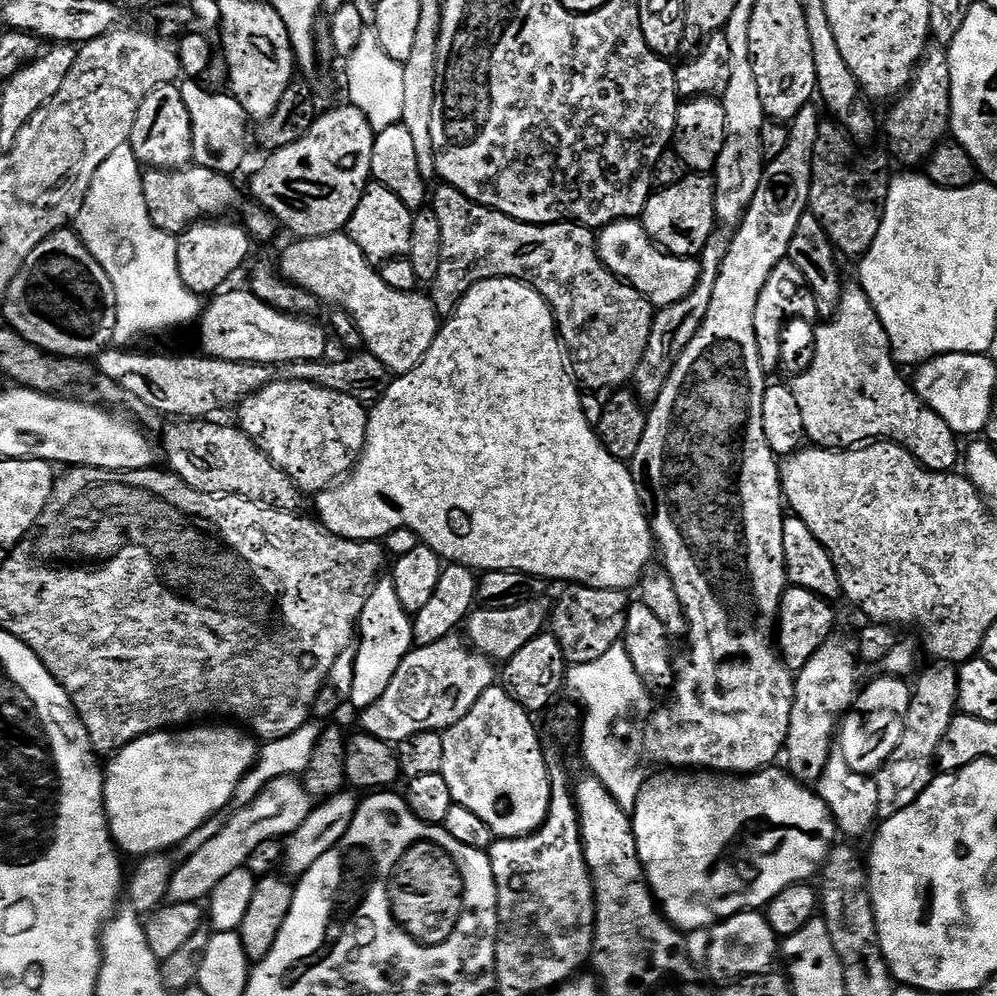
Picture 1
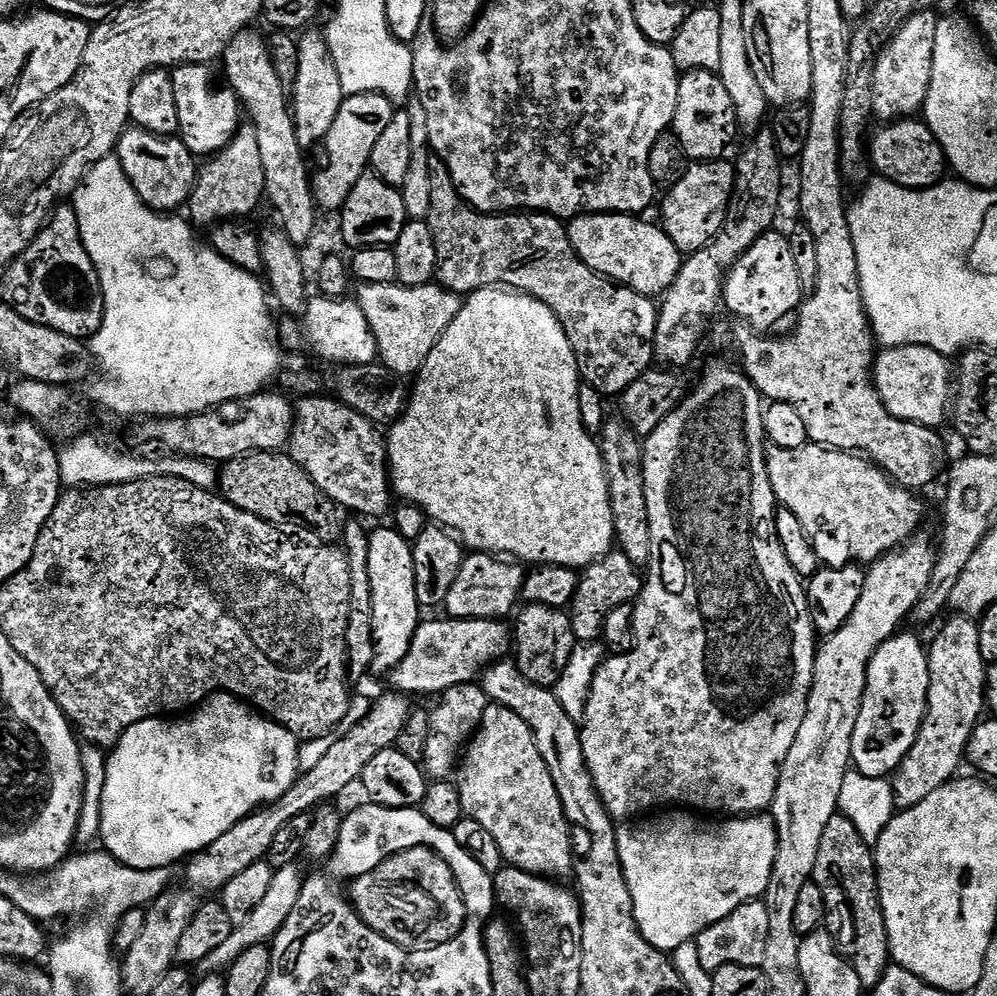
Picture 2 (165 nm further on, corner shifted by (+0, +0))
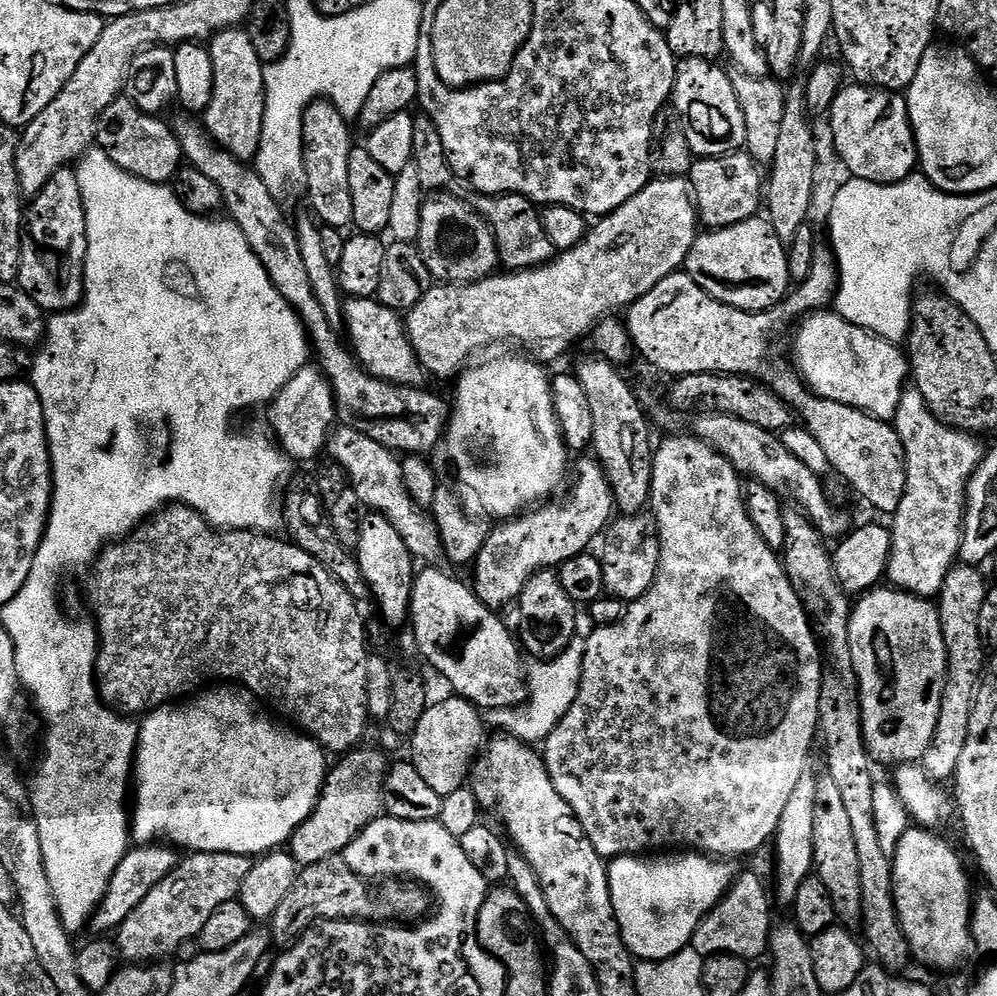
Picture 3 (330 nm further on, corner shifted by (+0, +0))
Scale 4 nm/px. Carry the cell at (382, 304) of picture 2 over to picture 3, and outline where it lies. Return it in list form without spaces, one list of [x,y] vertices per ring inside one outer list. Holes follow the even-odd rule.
[[[652,178],[649,179],[641,192],[634,194],[634,198],[630,198],[630,202],[626,202],[618,210],[609,212],[606,216],[601,216],[595,221],[596,224],[587,229],[586,235],[578,246],[574,246],[568,252],[559,253],[551,262],[542,264],[538,268],[526,268],[523,270],[513,271],[508,276],[500,276],[501,274],[493,274],[487,276],[478,284],[446,284],[437,283],[428,289],[428,293],[422,298],[422,302],[418,302],[418,306],[414,306],[411,312],[406,316],[406,327],[408,337],[414,346],[414,354],[418,358],[418,362],[423,366],[425,373],[437,376],[440,380],[455,381],[460,373],[469,367],[471,358],[475,352],[480,352],[483,348],[488,348],[491,344],[500,344],[503,340],[513,340],[516,344],[521,344],[523,351],[529,357],[535,358],[541,362],[549,362],[548,360],[556,360],[571,344],[576,344],[580,339],[587,337],[589,333],[595,329],[601,320],[609,319],[610,314],[616,314],[621,310],[631,308],[632,303],[638,298],[642,298],[642,294],[650,294],[650,290],[654,290],[654,286],[658,286],[658,282],[662,282],[662,278],[666,278],[672,272],[679,272],[683,269],[684,260],[690,254],[690,246],[694,246],[698,235],[698,213],[696,210],[696,201],[692,194],[692,185],[684,178]]]

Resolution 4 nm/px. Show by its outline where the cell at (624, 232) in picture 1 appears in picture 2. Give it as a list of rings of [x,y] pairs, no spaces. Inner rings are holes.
[[[585,214],[575,217],[567,225],[570,246],[600,276],[632,288],[638,294],[653,298],[663,297],[669,286],[678,278],[682,253],[664,232],[659,223],[647,224],[636,214]]]

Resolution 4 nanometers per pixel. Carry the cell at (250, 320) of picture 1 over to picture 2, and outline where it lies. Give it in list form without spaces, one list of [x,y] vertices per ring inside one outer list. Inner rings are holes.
[[[313,296],[307,301],[300,318],[300,324],[296,318],[288,318],[284,325],[279,325],[279,339],[287,347],[288,344],[292,348],[298,347],[301,336],[310,351],[317,352],[324,360],[333,360],[333,365],[371,366],[377,363],[378,342],[374,330],[370,330],[370,322],[366,322],[366,314],[362,314],[362,306],[355,299],[329,300],[327,296]]]

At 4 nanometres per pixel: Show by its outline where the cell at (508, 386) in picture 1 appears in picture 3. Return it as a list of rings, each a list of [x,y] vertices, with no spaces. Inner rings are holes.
[[[519,355],[504,356],[481,368],[472,366],[460,373],[454,384],[456,397],[450,400],[446,432],[450,442],[448,456],[456,463],[461,482],[500,522],[507,522],[529,506],[555,497],[552,495],[570,476],[570,449],[554,408],[550,372],[541,361]],[[476,439],[492,447],[493,464],[476,464],[472,453]]]

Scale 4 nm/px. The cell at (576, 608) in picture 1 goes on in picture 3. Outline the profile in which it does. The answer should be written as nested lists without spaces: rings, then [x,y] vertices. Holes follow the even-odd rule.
[[[637,514],[635,516],[621,515],[619,518],[613,519],[612,523],[604,529],[603,544],[604,552],[602,551],[600,561],[604,571],[605,593],[616,600],[625,602],[642,598],[642,594],[646,594],[646,590],[650,590],[660,565],[660,531],[656,525],[656,517],[651,514]]]

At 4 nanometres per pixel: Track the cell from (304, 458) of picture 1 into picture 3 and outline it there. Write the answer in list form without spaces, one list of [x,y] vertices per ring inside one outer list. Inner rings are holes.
[[[343,426],[337,427],[328,437],[326,452],[327,455],[332,455],[331,459],[339,464],[345,474],[352,479],[352,485],[358,490],[361,505],[365,509],[371,510],[375,515],[385,516],[390,522],[390,526],[394,526],[394,530],[398,530],[398,534],[402,534],[402,538],[406,542],[406,550],[410,550],[413,558],[417,561],[424,560],[420,562],[436,562],[436,559],[439,561],[443,557],[444,547],[442,546],[442,538],[438,534],[438,526],[431,514],[412,502],[410,494],[406,490],[406,482],[402,478],[401,457],[397,453],[382,446],[382,442],[374,442],[374,438],[366,438],[366,434]]]

